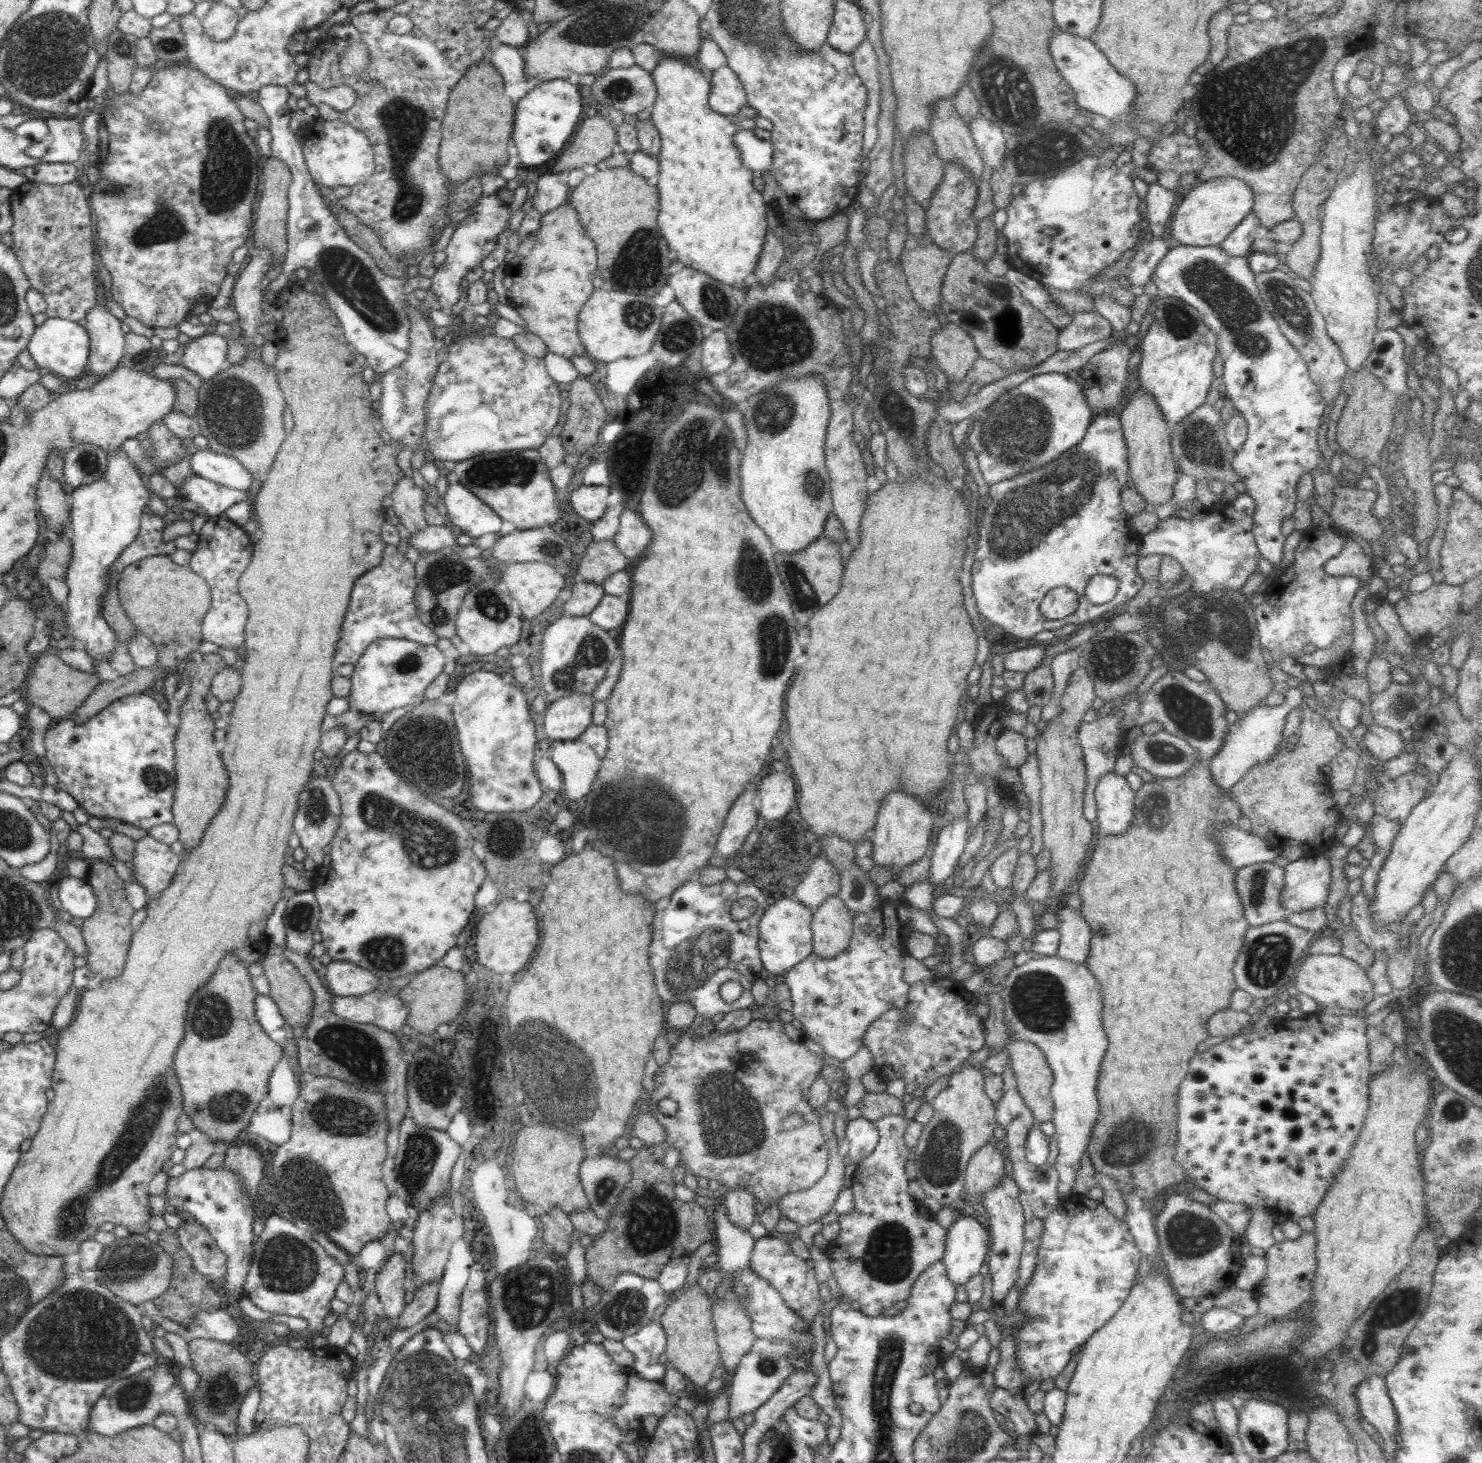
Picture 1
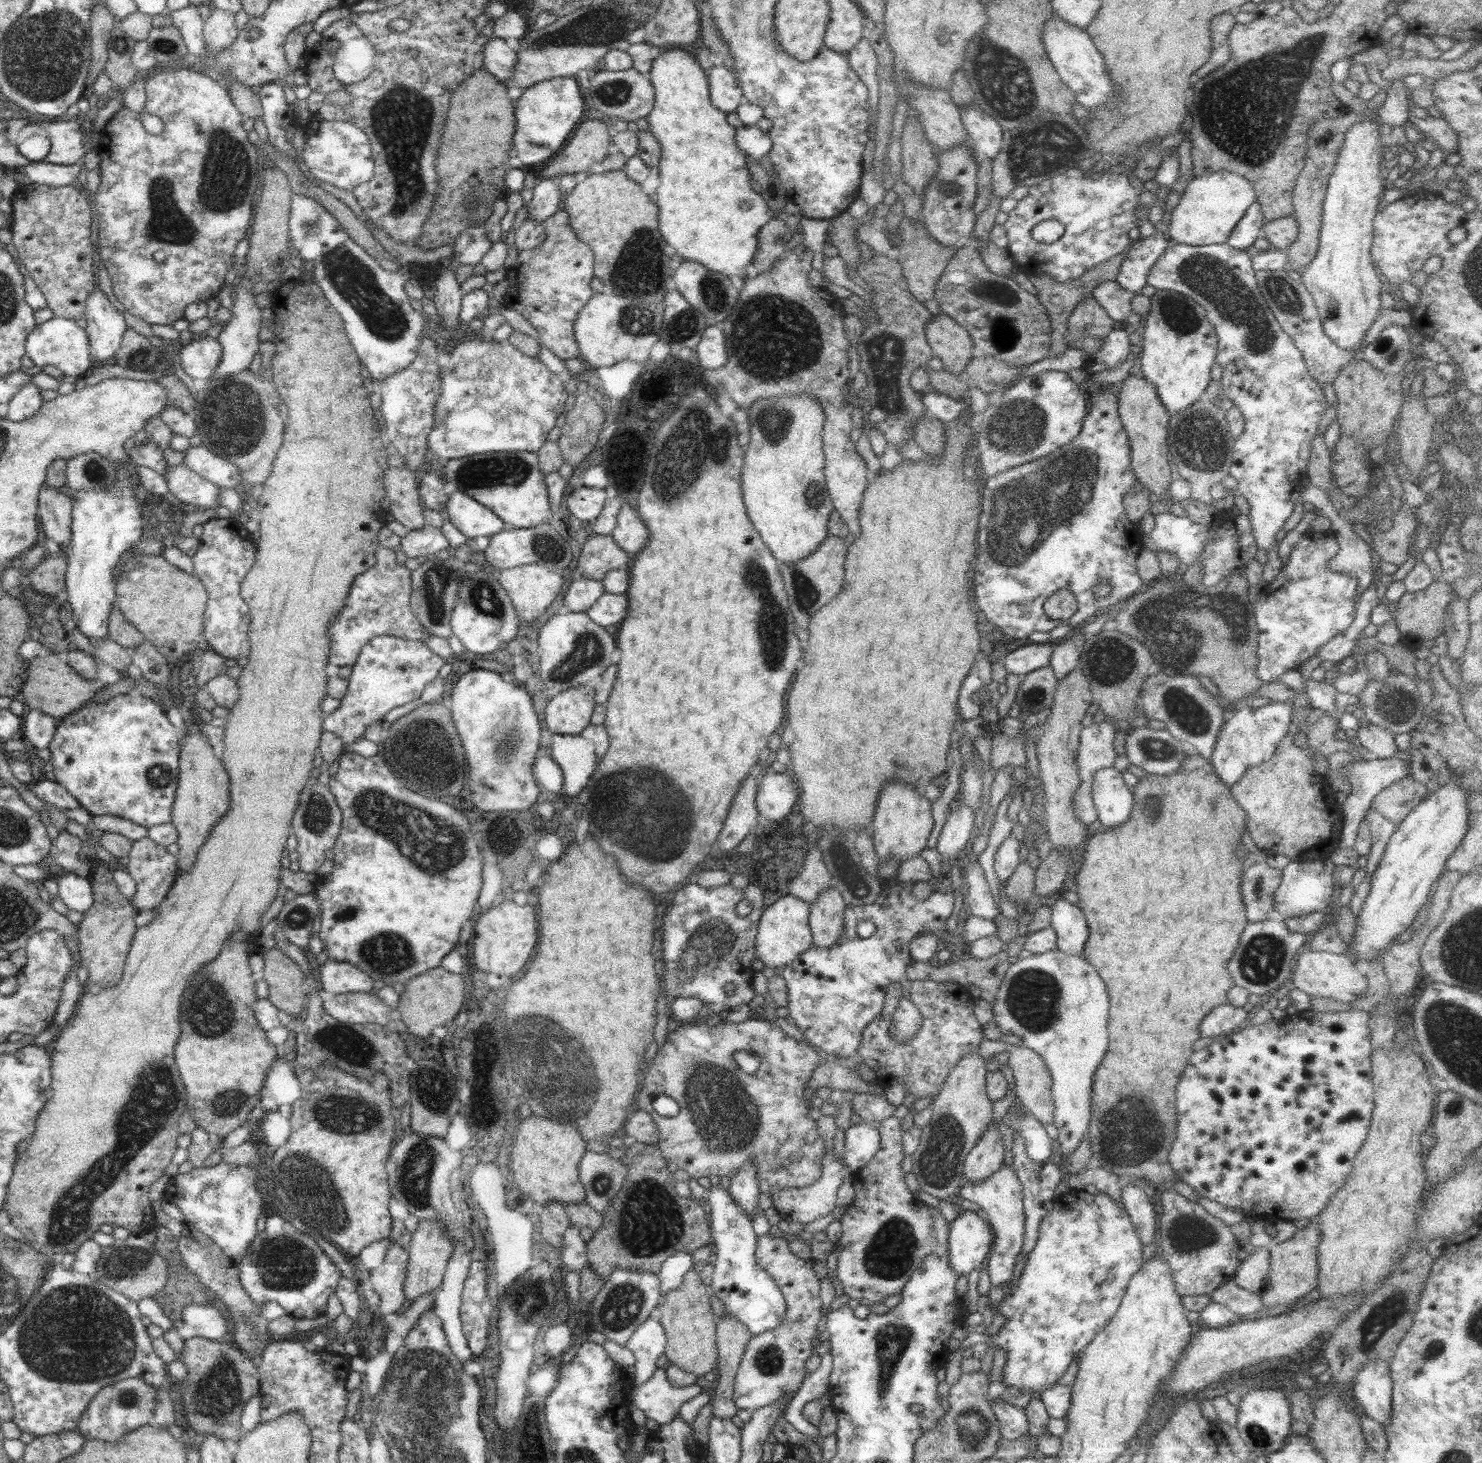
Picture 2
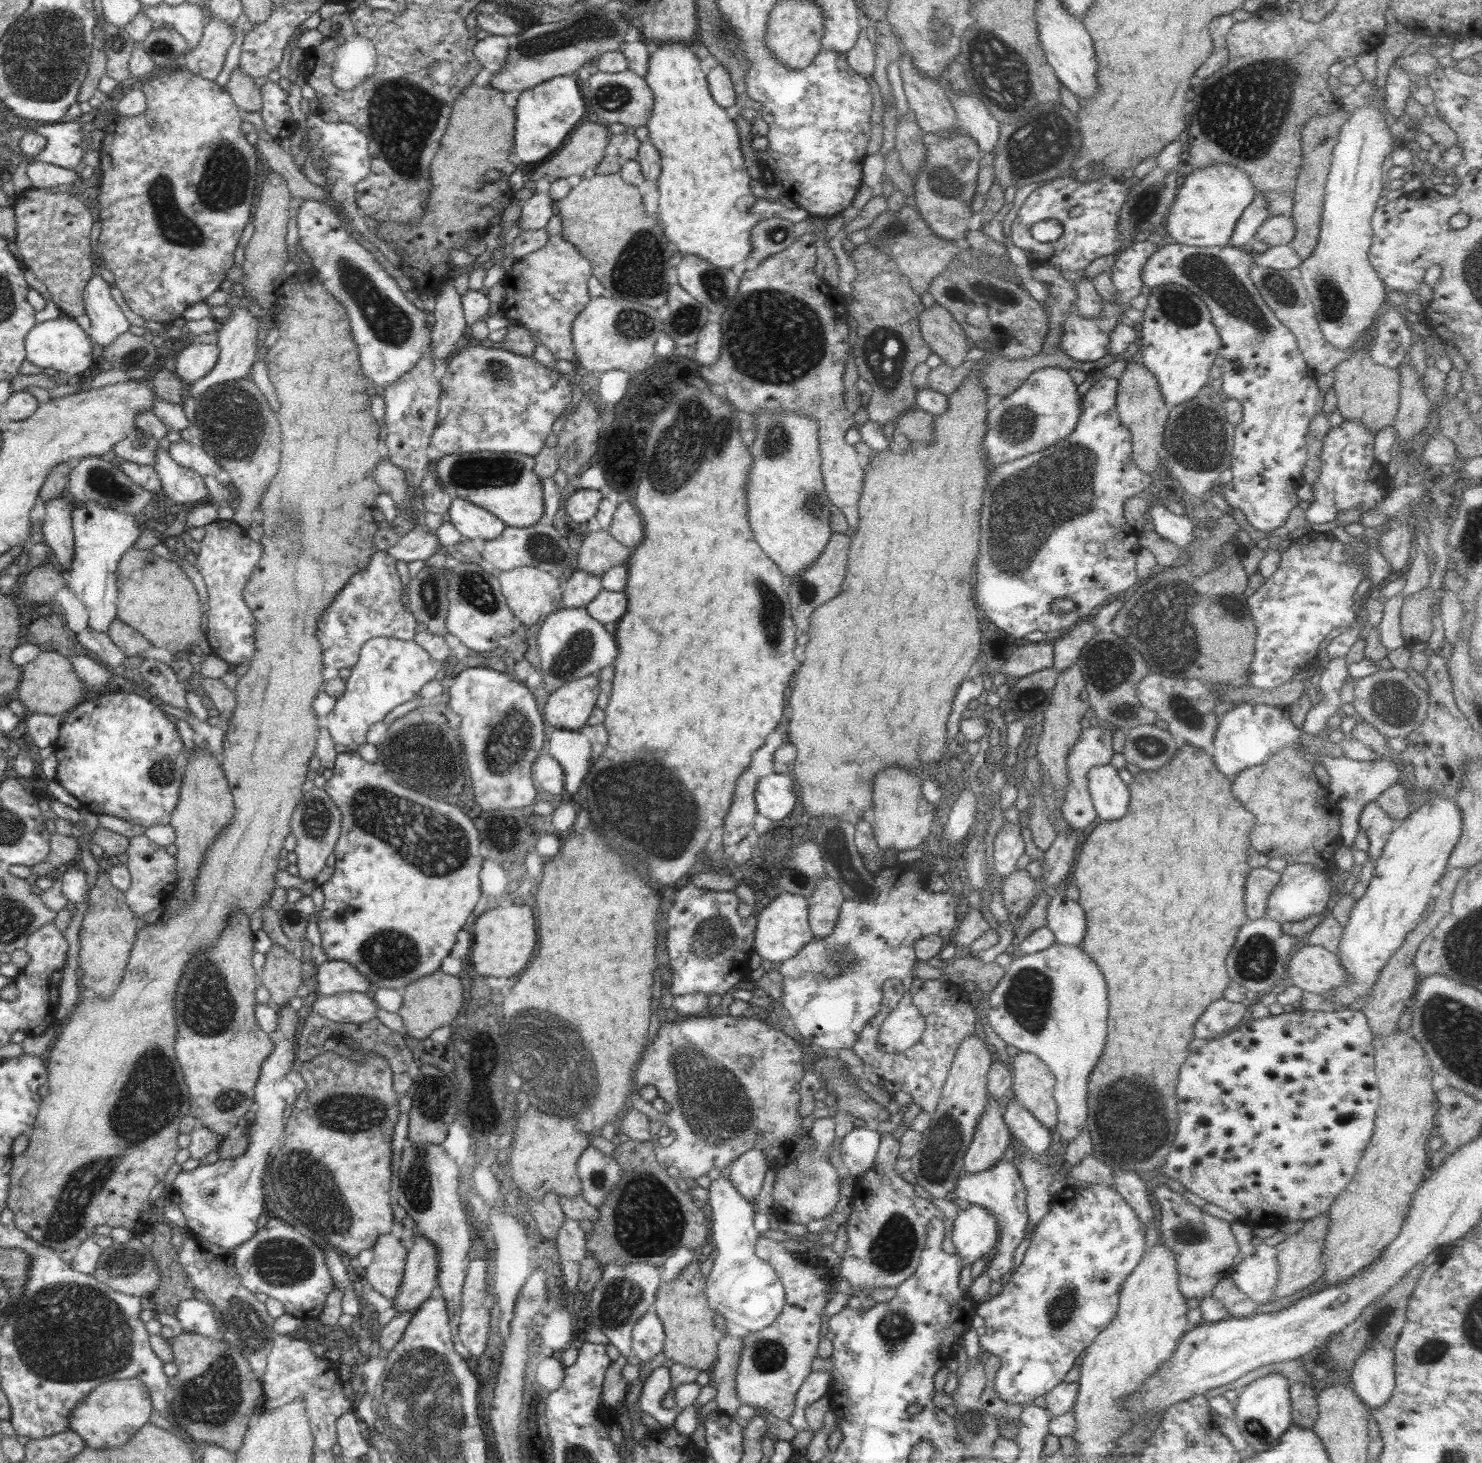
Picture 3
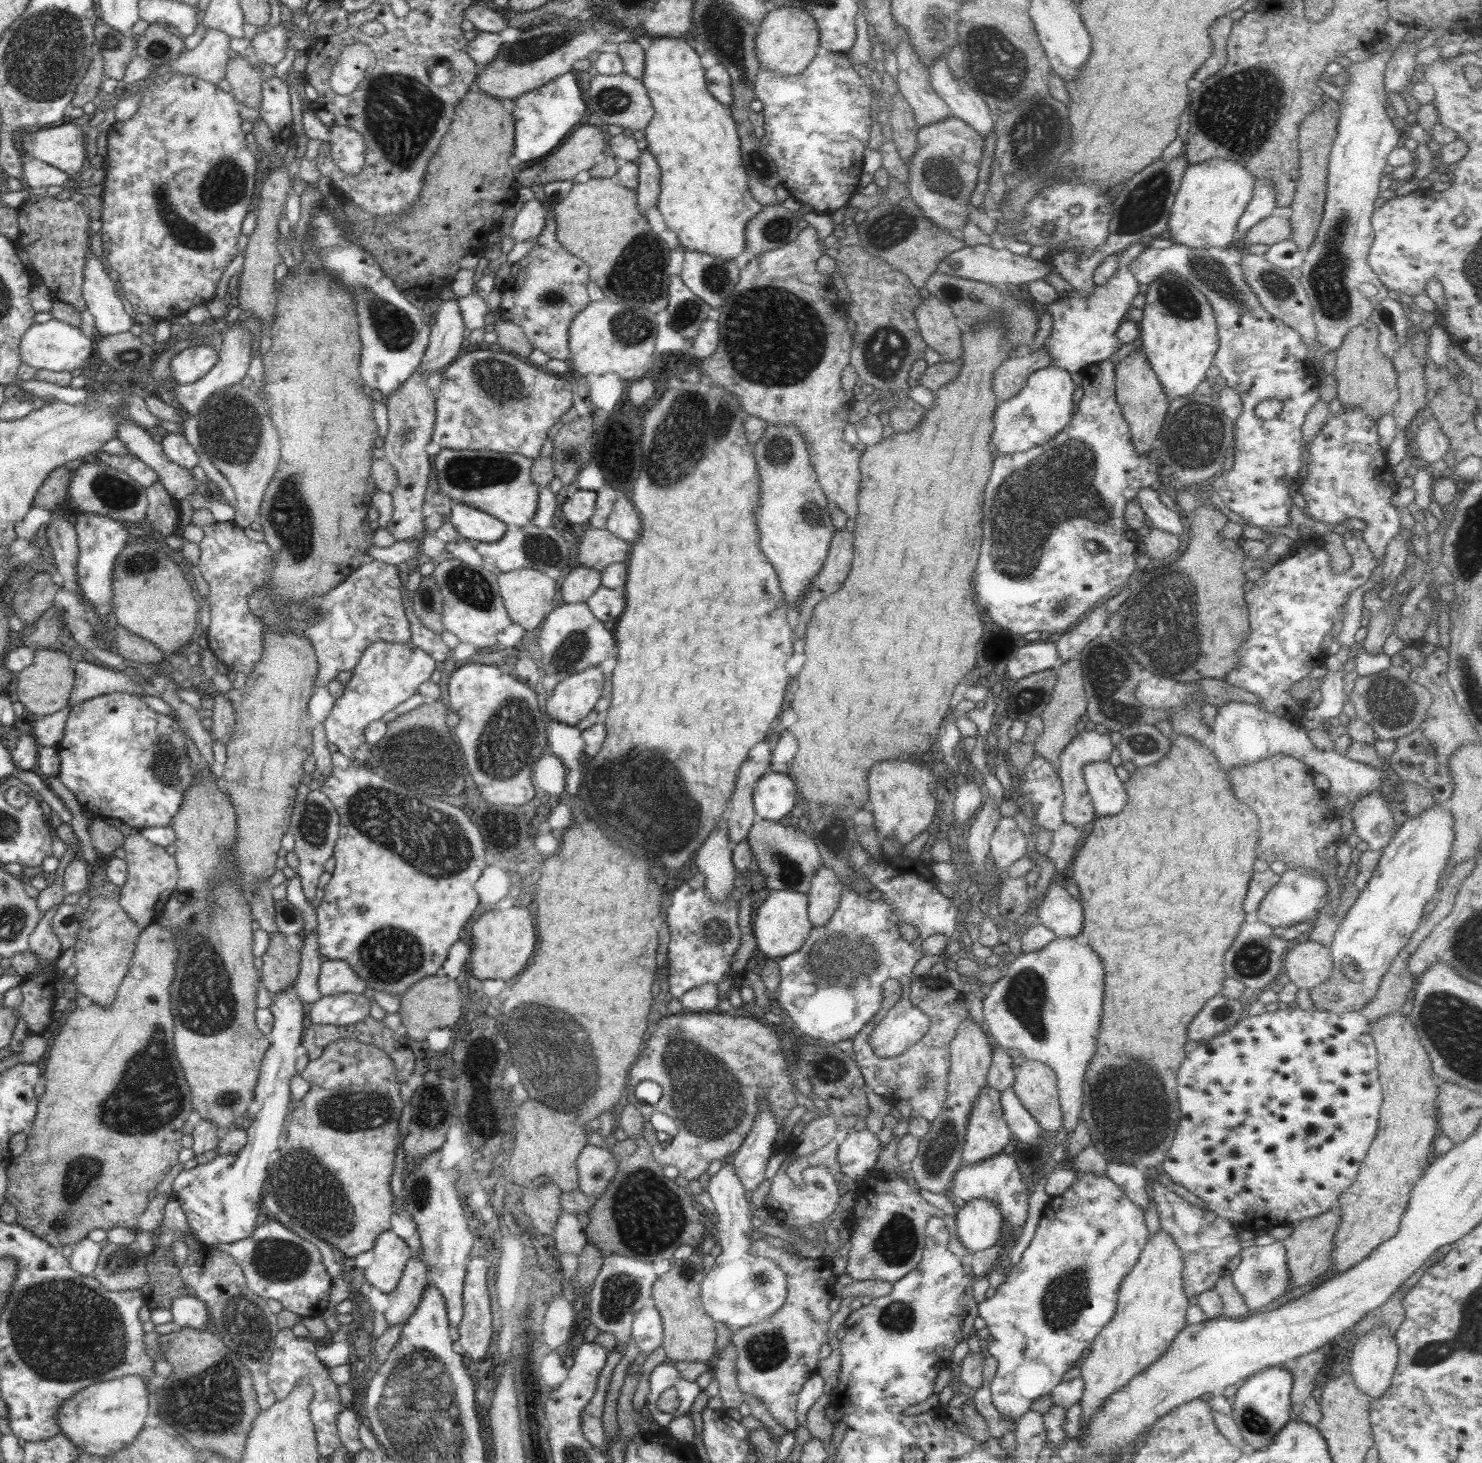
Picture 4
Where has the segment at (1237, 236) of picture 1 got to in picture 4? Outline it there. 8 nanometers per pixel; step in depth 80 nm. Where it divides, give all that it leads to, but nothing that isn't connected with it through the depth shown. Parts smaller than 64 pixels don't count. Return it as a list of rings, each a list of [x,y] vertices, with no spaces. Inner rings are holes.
[[[1255,179],[1254,190],[1251,201],[1246,206],[1246,210],[1241,214],[1237,224],[1235,238],[1241,240],[1244,233],[1247,233],[1252,226],[1261,220],[1272,216],[1277,210],[1275,190],[1271,180]]]

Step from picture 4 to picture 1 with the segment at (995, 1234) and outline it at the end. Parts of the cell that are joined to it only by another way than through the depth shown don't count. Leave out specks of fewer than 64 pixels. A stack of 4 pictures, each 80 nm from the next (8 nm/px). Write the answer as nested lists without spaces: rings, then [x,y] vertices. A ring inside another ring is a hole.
[[[958,1215],[946,1233],[941,1261],[954,1286],[969,1284],[980,1272],[990,1252],[989,1230],[970,1215]]]

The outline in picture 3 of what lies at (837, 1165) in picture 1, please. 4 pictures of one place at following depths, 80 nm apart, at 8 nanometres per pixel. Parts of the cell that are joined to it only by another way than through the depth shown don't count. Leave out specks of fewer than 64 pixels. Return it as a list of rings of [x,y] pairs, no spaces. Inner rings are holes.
[[[833,1115],[818,1118],[811,1128],[811,1136],[815,1145],[813,1149],[804,1152],[803,1149],[796,1154],[794,1161],[784,1161],[781,1163],[773,1186],[771,1207],[779,1220],[786,1222],[796,1222],[798,1224],[808,1224],[812,1220],[830,1219],[832,1210],[836,1202],[840,1200],[840,1184],[838,1173],[832,1163],[825,1159],[828,1147],[832,1144],[835,1137],[835,1121]]]

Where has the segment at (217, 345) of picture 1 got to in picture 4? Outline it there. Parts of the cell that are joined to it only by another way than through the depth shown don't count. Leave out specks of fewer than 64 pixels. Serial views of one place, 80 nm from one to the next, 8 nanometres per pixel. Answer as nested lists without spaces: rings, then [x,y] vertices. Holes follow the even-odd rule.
[[[213,345],[188,347],[172,358],[170,369],[177,385],[191,384],[203,378],[218,361]]]

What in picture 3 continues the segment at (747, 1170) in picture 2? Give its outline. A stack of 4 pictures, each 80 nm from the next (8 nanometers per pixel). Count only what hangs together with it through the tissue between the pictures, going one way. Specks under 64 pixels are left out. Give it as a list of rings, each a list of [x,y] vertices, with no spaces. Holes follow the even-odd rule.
[[[758,1147],[747,1150],[740,1158],[731,1162],[730,1180],[750,1204],[753,1204],[762,1188],[765,1174],[769,1168],[767,1163],[768,1160],[763,1150]]]

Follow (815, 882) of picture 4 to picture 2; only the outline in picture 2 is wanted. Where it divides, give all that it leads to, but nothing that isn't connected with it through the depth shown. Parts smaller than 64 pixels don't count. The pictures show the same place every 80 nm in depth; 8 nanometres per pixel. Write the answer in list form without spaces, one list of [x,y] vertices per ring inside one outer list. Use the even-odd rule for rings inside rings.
[[[828,888],[816,897],[814,904],[809,904],[809,926],[813,934],[813,944],[820,948],[828,948],[835,945],[840,938],[841,932],[844,932],[844,910],[847,908],[844,898],[836,888]]]

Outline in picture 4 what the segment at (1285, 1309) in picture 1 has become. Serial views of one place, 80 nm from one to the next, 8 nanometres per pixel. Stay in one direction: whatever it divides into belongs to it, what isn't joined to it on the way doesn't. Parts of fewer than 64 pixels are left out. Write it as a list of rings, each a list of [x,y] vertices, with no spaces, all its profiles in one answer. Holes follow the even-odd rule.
[[[1331,1208],[1318,1216],[1298,1221],[1294,1224],[1293,1232],[1282,1241],[1286,1249],[1286,1260],[1291,1276],[1289,1290],[1294,1287],[1304,1286],[1324,1274],[1328,1268],[1333,1266],[1331,1252],[1335,1248],[1335,1232],[1341,1221],[1341,1210]]]

